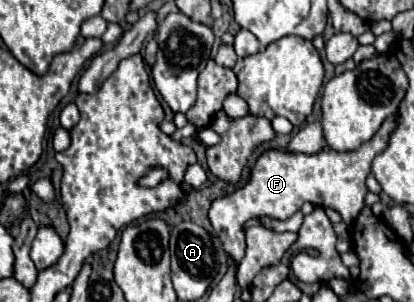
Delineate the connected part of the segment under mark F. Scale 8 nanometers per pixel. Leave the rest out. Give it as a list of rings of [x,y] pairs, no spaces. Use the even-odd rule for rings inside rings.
[[[398,115],[388,117],[380,131],[364,143],[360,149],[350,151],[350,153],[340,153],[332,149],[324,149],[316,155],[304,155],[304,153],[288,153],[288,151],[278,151],[270,149],[266,151],[254,165],[248,183],[222,197],[216,199],[210,207],[210,223],[218,235],[218,239],[224,245],[224,251],[234,259],[240,261],[244,257],[244,229],[242,225],[252,219],[252,217],[262,217],[270,215],[276,219],[288,219],[296,211],[300,211],[302,203],[310,201],[318,207],[330,207],[340,213],[342,221],[346,225],[352,225],[358,217],[358,213],[364,207],[364,195],[368,193],[366,189],[366,177],[370,173],[372,159],[380,155],[390,141],[390,135],[394,133],[398,125]]]

